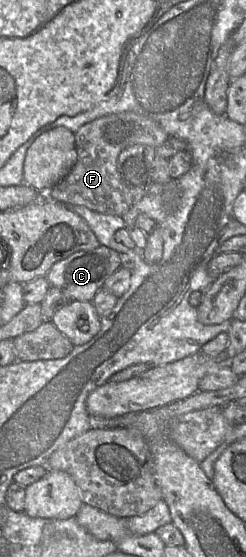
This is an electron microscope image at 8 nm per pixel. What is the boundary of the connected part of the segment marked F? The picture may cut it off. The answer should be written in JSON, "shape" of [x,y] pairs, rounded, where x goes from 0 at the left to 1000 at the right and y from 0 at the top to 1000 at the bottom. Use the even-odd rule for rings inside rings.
{"shape":[[[545,201],[443,205],[341,223],[305,239],[313,291],[280,312],[211,336],[195,348],[207,357],[260,368],[346,370],[411,384],[500,388],[549,359],[476,303],[488,275],[553,259],[638,266],[687,246],[634,217]]]}

